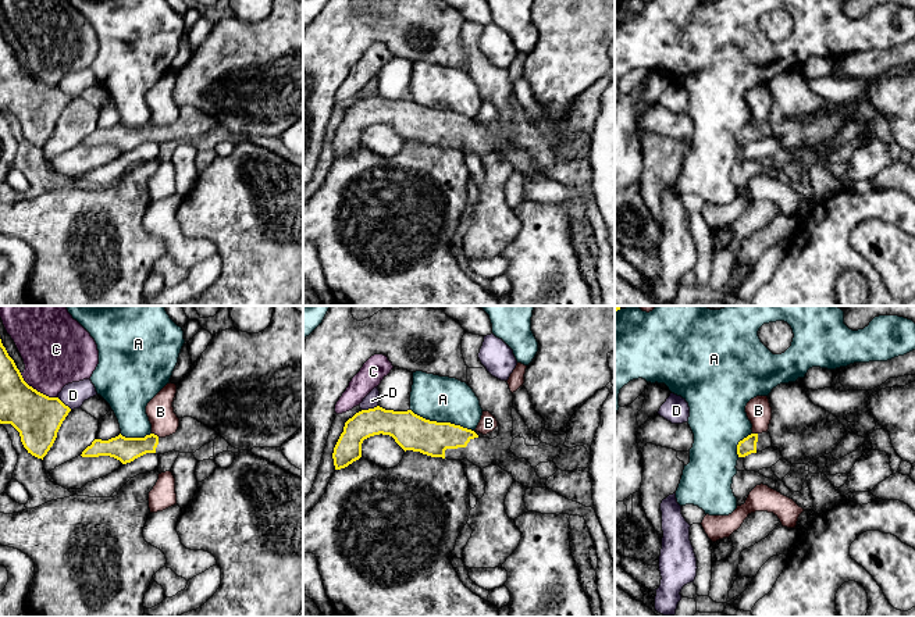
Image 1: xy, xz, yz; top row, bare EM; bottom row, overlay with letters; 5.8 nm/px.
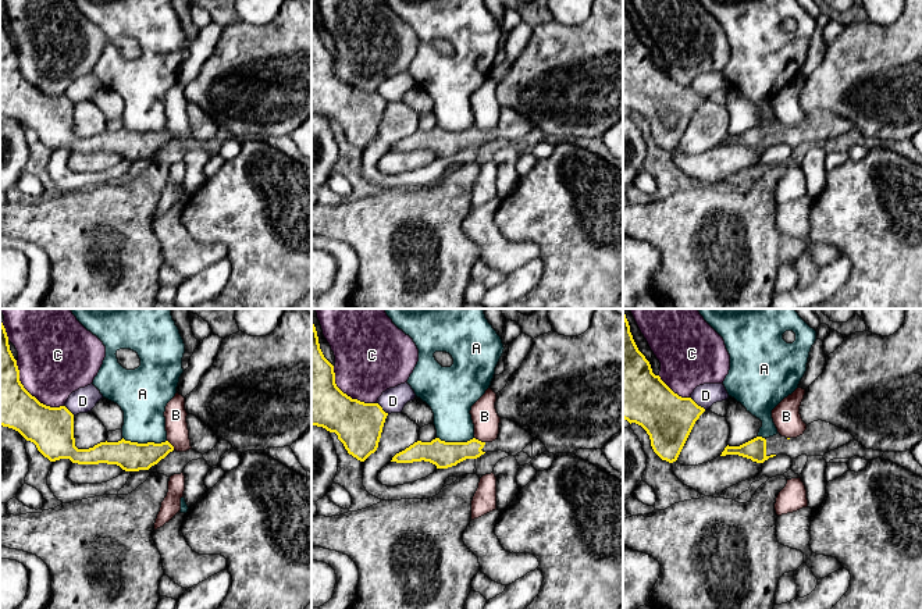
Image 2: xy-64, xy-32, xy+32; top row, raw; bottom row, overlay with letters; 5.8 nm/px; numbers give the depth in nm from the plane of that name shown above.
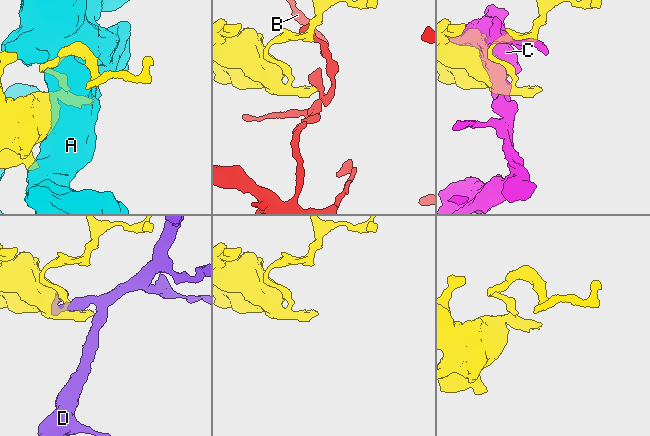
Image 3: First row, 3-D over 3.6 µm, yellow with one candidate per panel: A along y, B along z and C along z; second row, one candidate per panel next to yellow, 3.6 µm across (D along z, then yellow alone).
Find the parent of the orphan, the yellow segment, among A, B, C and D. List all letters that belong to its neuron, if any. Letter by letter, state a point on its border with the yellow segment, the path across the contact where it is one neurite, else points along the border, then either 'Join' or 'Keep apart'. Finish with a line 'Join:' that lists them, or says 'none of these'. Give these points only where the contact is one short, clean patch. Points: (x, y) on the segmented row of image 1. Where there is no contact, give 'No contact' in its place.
A: Touches yellow at xz (442, 423). Keep apart
B: Touches yellow at xy (156, 435). Keep apart
C: Touches yellow at xy (35, 389). Keep apart
D: Touches yellow at xz (369, 409). Keep apart
Join: none of these

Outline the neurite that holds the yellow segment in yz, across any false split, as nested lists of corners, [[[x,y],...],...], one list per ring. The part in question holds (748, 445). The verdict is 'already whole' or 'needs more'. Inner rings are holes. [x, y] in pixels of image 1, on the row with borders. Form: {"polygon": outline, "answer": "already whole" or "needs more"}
{"polygon": [[[769,432],[751,434],[737,445],[738,457],[745,457],[751,453],[762,452],[772,447],[772,438]]], "answer": "needs more"}

